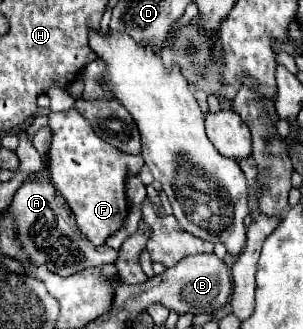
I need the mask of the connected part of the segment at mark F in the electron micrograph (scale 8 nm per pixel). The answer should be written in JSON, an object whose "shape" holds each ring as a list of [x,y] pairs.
{"shape":[[[75,109],[49,113],[49,127],[53,143],[49,149],[49,173],[59,195],[67,199],[75,221],[87,239],[103,245],[109,235],[123,227],[129,205],[125,199],[125,179],[129,173],[139,173],[143,167],[141,155],[125,155],[113,145],[105,143],[91,127],[91,123]]]}

